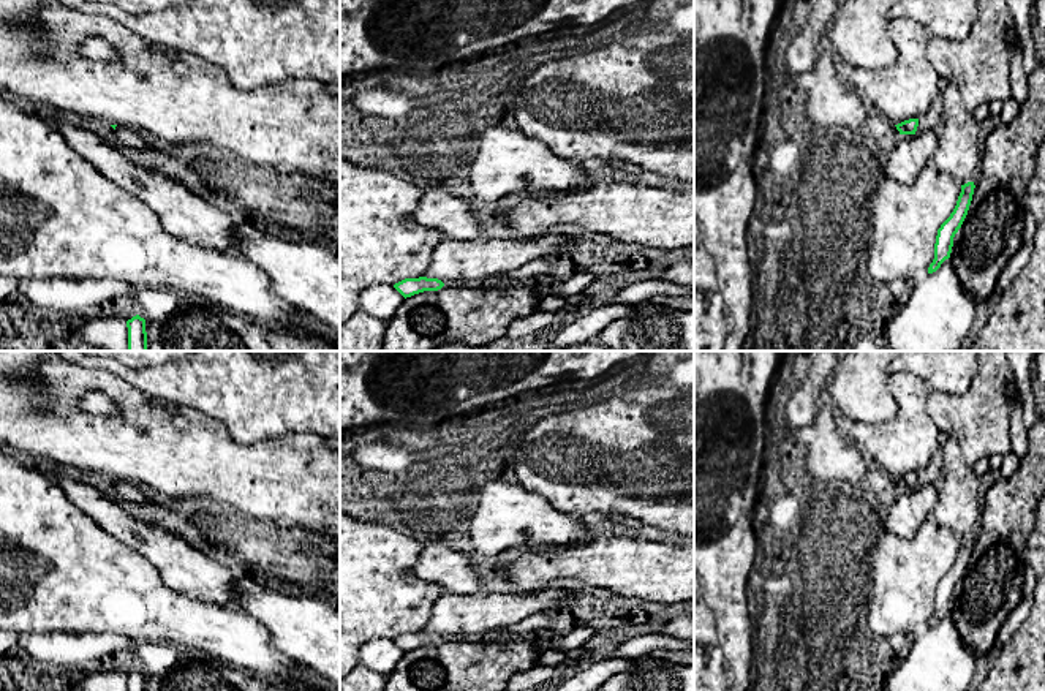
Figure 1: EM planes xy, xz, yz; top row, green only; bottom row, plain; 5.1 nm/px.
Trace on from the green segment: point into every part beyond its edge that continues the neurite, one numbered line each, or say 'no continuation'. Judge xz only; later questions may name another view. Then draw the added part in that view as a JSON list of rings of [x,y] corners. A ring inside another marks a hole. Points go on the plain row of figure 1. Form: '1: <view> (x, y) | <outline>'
no continuation

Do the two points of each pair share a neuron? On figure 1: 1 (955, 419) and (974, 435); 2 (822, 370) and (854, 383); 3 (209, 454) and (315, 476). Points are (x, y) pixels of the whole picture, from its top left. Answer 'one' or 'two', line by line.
1: one
2: two
3: one

